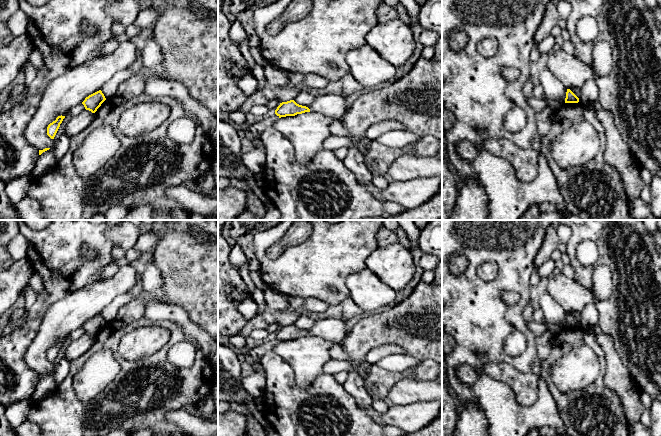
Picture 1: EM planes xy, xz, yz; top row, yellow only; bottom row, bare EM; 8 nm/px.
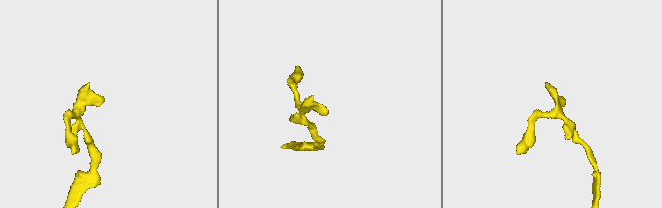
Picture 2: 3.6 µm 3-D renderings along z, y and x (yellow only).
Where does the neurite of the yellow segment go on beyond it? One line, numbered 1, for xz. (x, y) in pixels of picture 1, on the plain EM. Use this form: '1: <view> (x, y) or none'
1: none

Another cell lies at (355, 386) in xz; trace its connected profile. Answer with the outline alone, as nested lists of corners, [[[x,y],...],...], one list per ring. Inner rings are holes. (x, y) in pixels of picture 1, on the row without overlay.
[[[349,372],[348,378],[343,386],[347,392],[354,397],[357,404],[361,408],[366,410],[367,408],[372,407],[374,400],[364,384],[364,378],[361,377],[357,372]]]

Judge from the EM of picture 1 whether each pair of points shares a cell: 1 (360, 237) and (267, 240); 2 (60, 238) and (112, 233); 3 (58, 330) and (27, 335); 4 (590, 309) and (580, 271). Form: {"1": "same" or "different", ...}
{"1": "same", "2": "different", "3": "different", "4": "different"}

